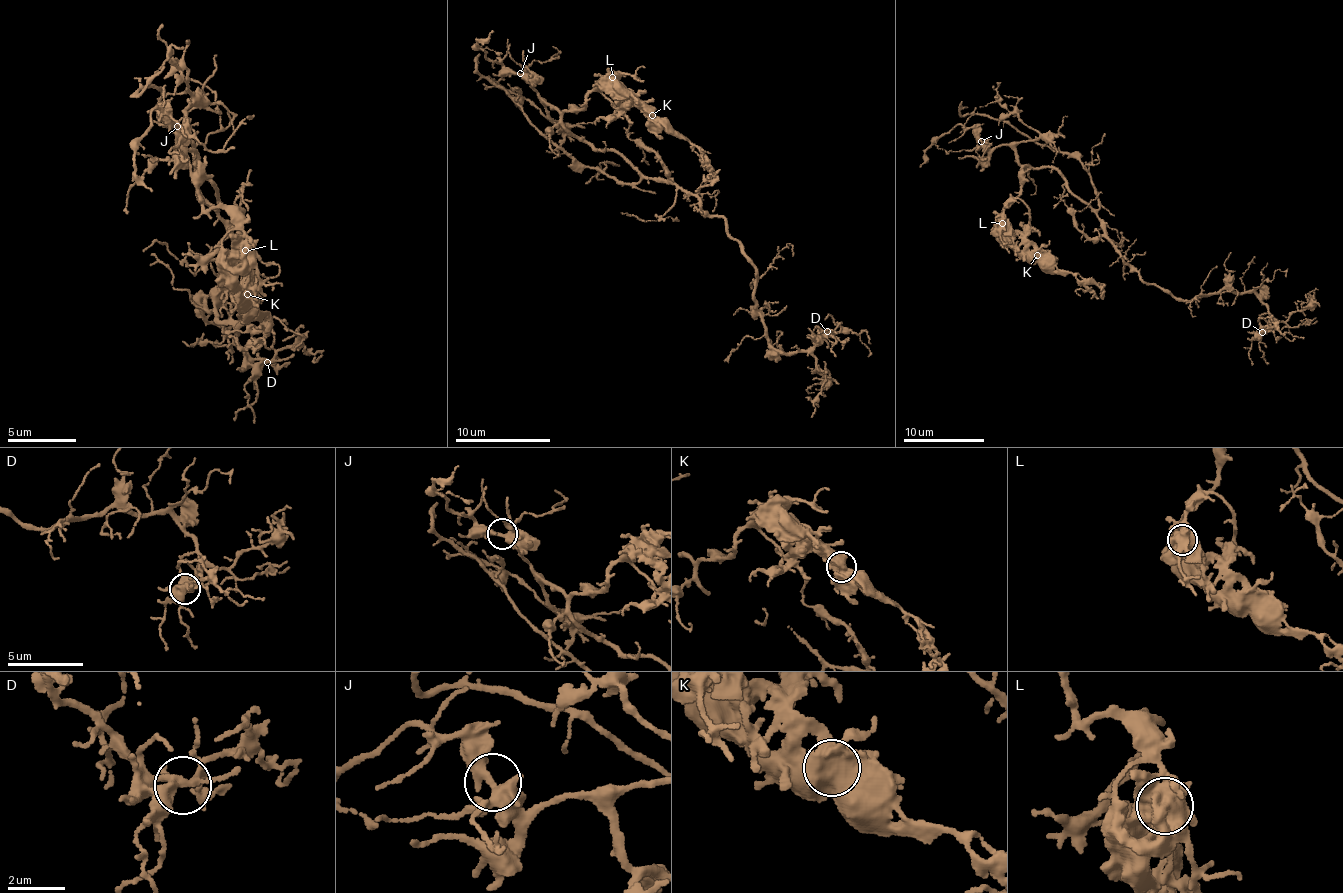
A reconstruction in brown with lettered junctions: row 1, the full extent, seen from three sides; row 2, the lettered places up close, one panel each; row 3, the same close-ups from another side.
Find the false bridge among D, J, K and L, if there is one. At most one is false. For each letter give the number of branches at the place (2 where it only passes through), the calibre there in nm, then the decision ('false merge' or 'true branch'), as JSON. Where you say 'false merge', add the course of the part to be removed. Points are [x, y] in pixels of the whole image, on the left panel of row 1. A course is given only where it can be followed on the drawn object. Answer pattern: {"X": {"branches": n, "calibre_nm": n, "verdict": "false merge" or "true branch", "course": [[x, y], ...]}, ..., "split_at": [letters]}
{"D": {"branches": 4, "calibre_nm": 280, "verdict": "true branch"}, "J": {"branches": 4, "calibre_nm": 400, "verdict": "true branch"}, "K": {"branches": 4, "calibre_nm": 650, "verdict": "true branch"}, "L": {"branches": 5, "calibre_nm": 750, "verdict": "false merge", "course": [[245, 250], [242, 262], [259, 312], [265, 310], [264, 324], [224, 334]]}, "split_at": ["L"]}

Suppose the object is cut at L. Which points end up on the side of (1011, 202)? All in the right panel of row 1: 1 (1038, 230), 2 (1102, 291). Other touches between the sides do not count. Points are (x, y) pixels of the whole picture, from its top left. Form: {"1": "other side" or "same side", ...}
{"1": "other side", "2": "other side"}

